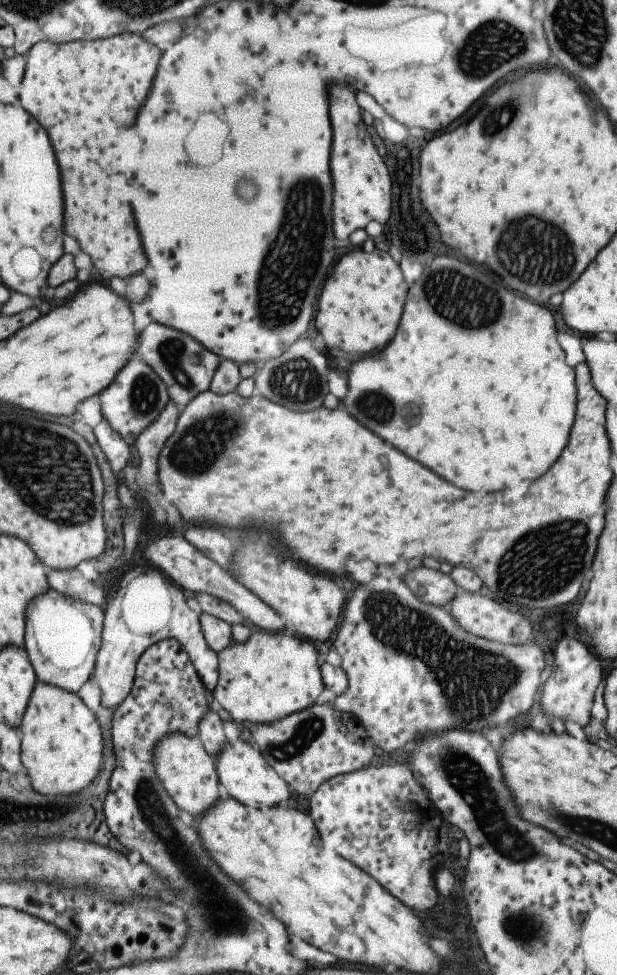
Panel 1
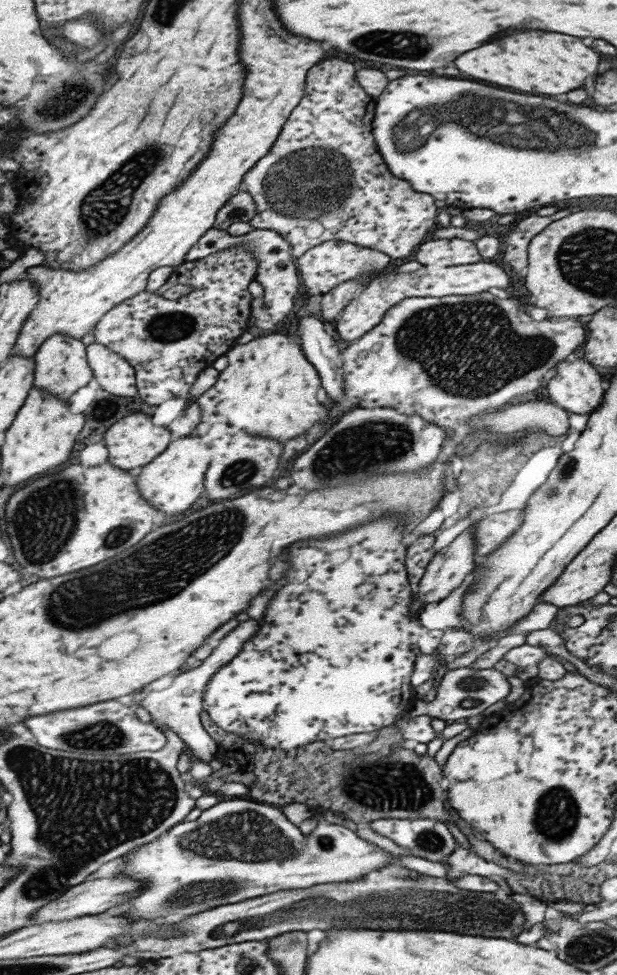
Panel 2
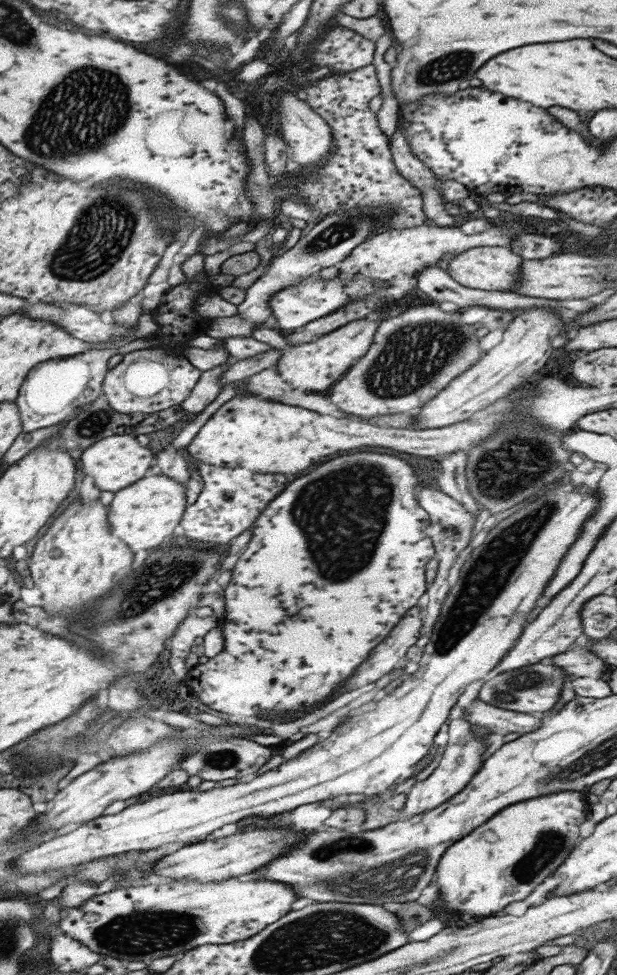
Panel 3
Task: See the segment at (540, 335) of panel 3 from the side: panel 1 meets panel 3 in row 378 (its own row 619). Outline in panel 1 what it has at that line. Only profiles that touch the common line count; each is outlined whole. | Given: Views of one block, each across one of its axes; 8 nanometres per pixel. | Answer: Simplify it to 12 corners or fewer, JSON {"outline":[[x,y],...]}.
{"outline":[[455,591],[446,609],[464,631],[504,645],[531,624],[478,592]]}

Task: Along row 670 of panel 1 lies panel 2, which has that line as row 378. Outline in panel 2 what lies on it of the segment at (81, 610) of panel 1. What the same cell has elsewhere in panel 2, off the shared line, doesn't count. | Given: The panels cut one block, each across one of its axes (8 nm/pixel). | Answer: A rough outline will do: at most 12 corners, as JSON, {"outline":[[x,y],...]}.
{"outline":[[79,339],[43,341],[33,387],[67,401],[92,379]]}

